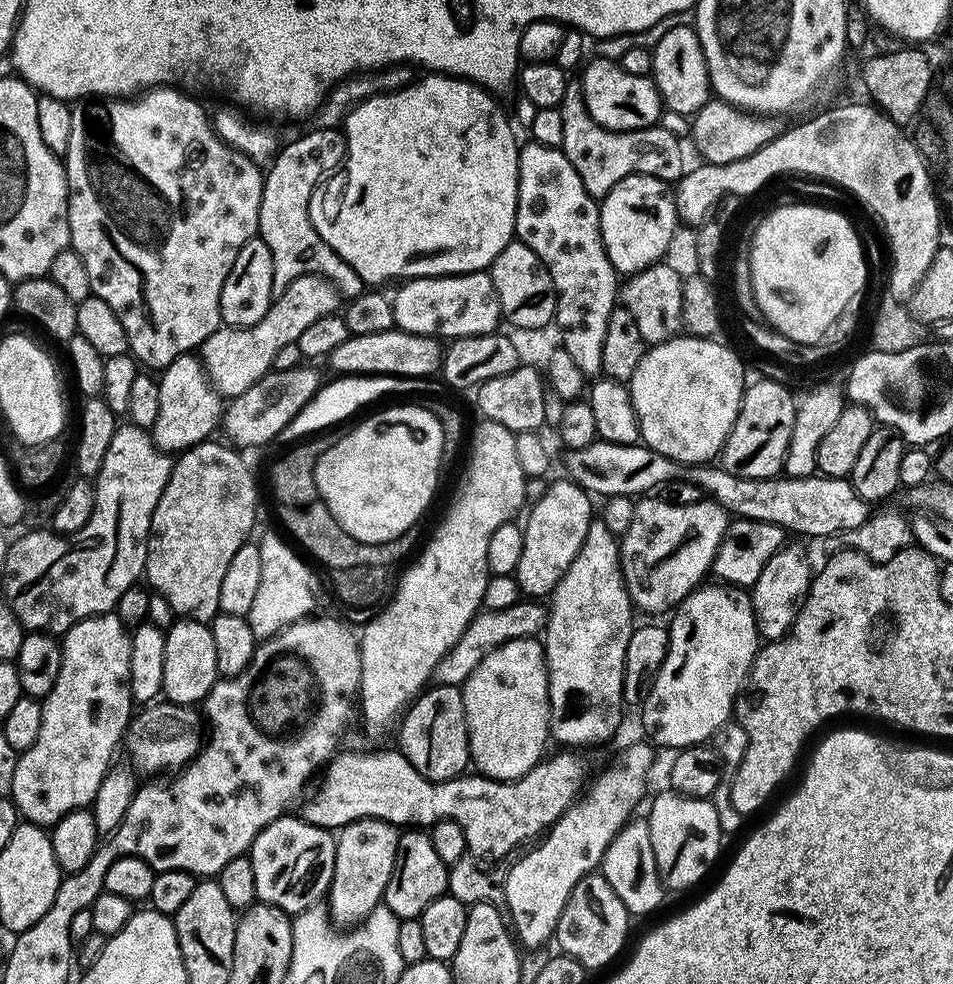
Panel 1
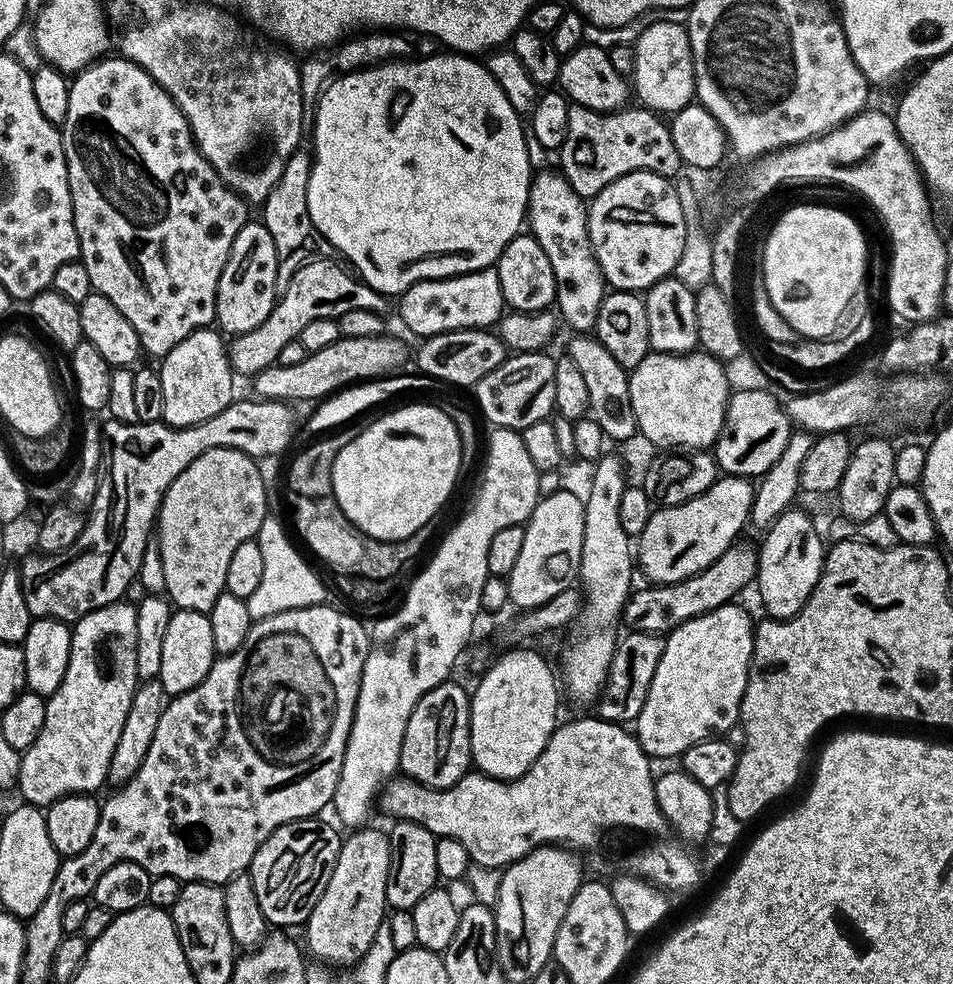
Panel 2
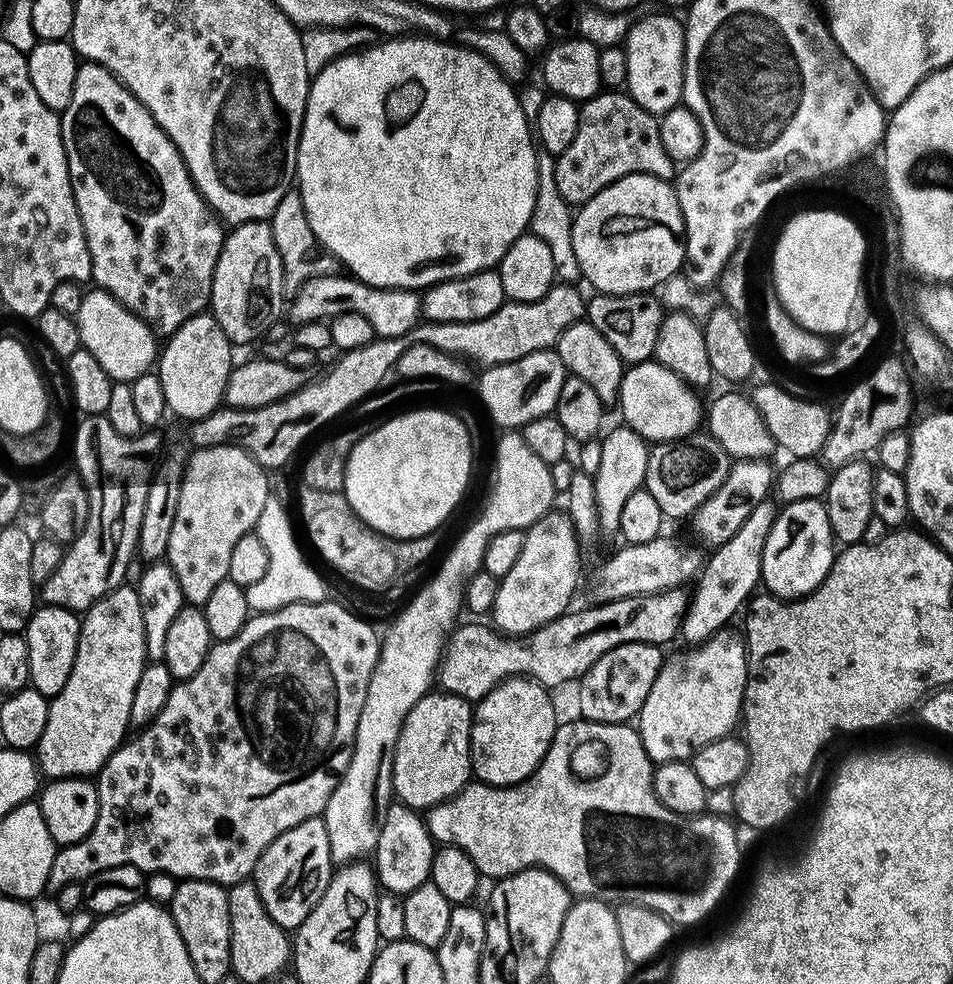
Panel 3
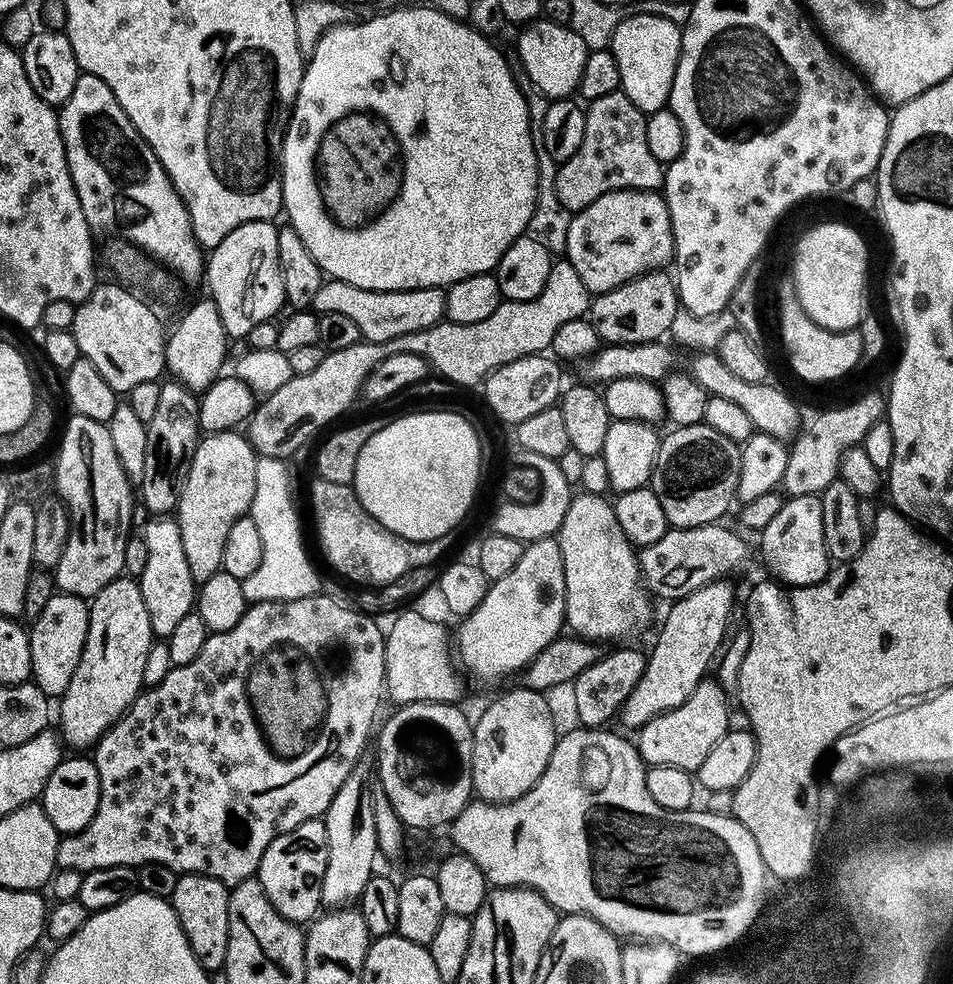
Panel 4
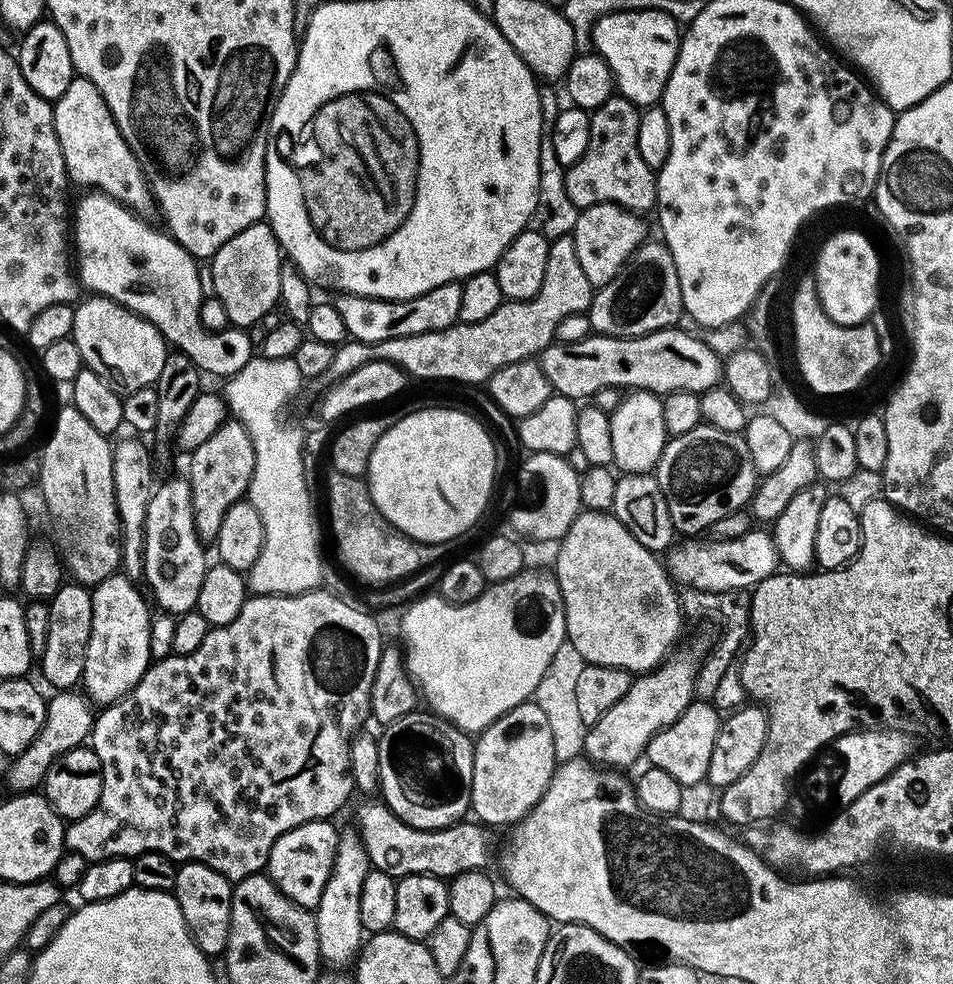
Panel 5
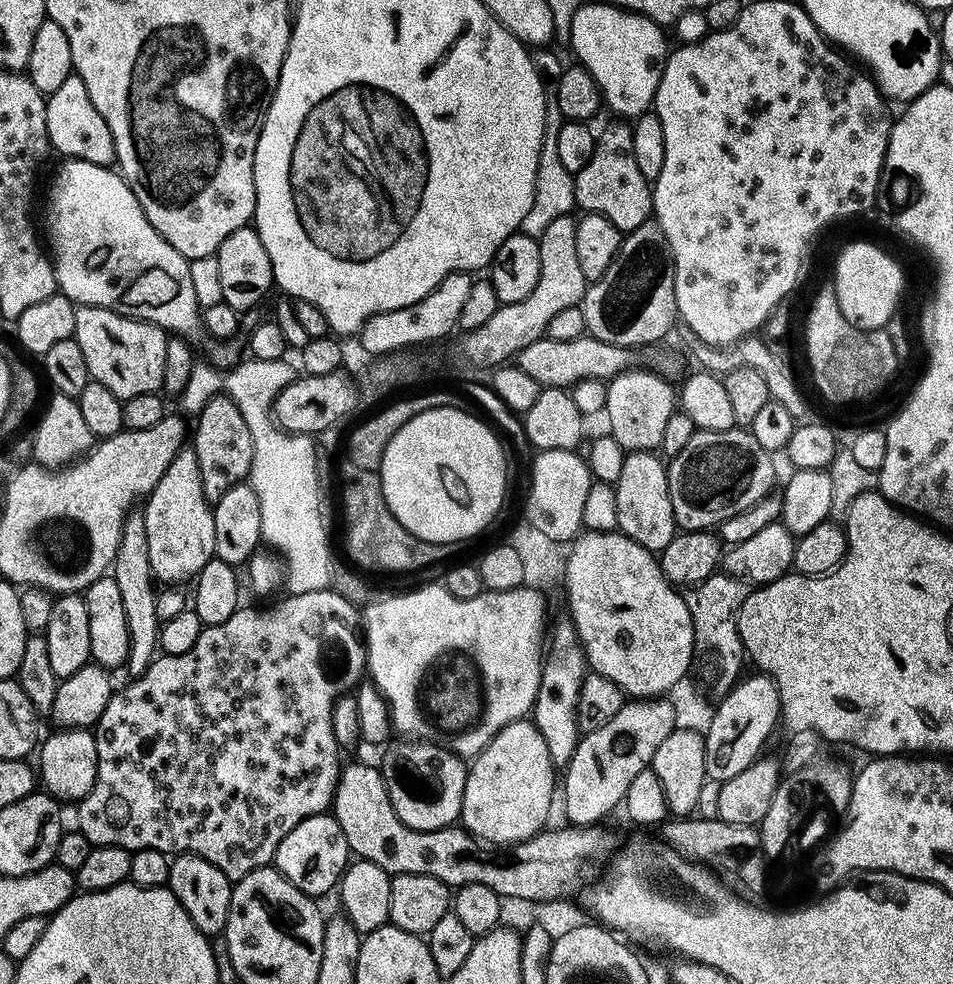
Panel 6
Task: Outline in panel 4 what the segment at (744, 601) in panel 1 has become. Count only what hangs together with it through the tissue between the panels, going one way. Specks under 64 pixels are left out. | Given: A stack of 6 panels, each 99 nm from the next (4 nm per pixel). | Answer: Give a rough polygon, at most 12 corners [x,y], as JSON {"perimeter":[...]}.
{"perimeter":[[705,678],[638,729],[645,765],[695,773],[729,731],[728,696]]}

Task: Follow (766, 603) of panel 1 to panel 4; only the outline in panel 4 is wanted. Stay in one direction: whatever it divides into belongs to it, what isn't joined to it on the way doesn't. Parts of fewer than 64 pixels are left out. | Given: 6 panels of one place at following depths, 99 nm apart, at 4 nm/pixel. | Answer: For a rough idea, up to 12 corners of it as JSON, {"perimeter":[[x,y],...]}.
{"perimeter":[[820,496],[785,499],[758,540],[773,577],[830,571]]}

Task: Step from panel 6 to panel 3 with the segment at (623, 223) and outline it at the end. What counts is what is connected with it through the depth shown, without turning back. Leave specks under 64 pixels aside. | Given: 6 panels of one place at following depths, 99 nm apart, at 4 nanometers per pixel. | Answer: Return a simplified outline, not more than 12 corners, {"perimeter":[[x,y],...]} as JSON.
{"perimeter":[[624,90],[580,104],[555,159],[558,192],[585,204],[630,174],[671,181],[659,119]]}

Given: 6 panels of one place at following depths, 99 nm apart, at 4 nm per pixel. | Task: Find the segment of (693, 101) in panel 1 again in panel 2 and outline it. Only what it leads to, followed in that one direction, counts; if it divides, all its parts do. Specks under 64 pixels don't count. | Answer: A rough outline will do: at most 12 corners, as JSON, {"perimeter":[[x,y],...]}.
{"perimeter":[[683,23],[637,40],[634,96],[656,112],[693,103],[696,70]]}

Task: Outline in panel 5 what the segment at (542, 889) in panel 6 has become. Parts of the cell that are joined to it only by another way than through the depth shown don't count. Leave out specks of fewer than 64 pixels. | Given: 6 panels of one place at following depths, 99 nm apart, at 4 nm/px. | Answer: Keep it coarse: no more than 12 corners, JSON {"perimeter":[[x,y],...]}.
{"perimeter":[[364,798],[354,828],[393,878],[489,867],[479,823],[422,830]]}

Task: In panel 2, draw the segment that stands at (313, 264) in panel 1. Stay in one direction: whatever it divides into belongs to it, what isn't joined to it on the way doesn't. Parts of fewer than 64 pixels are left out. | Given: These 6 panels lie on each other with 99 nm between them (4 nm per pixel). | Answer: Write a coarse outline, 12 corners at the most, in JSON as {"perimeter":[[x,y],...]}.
{"perimeter":[[296,151],[262,205],[276,290],[315,253],[311,155]]}

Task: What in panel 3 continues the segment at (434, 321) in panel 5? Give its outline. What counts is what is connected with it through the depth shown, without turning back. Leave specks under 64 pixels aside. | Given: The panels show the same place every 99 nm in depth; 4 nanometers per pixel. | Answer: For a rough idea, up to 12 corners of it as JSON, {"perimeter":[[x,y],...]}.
{"perimeter":[[351,275],[315,276],[291,297],[291,323],[362,314],[377,337],[421,323],[422,296]]}

